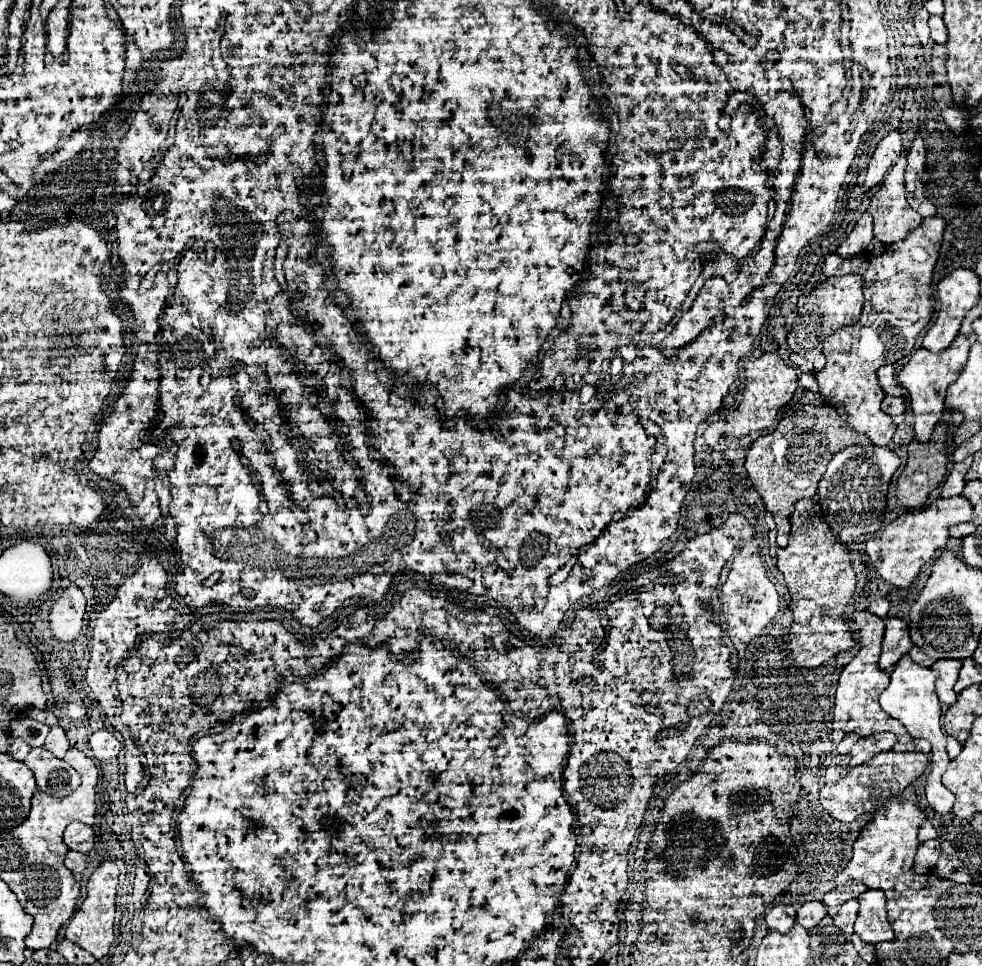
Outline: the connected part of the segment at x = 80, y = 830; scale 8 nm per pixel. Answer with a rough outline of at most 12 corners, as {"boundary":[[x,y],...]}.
{"boundary":[[82,822],[64,830],[64,844],[82,854],[94,846],[94,830]]}

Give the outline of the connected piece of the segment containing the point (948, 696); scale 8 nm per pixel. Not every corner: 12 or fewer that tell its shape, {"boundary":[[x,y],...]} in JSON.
{"boundary":[[938,660],[936,694],[940,702],[954,704],[952,686],[958,680],[962,662]]}

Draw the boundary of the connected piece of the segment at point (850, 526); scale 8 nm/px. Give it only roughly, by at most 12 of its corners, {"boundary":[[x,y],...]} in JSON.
{"boundary":[[848,446],[818,484],[842,544],[880,530],[900,458]]}

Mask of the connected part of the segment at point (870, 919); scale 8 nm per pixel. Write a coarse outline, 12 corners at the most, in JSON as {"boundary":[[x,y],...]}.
{"boundary":[[880,890],[858,898],[854,932],[868,944],[892,940]]}

